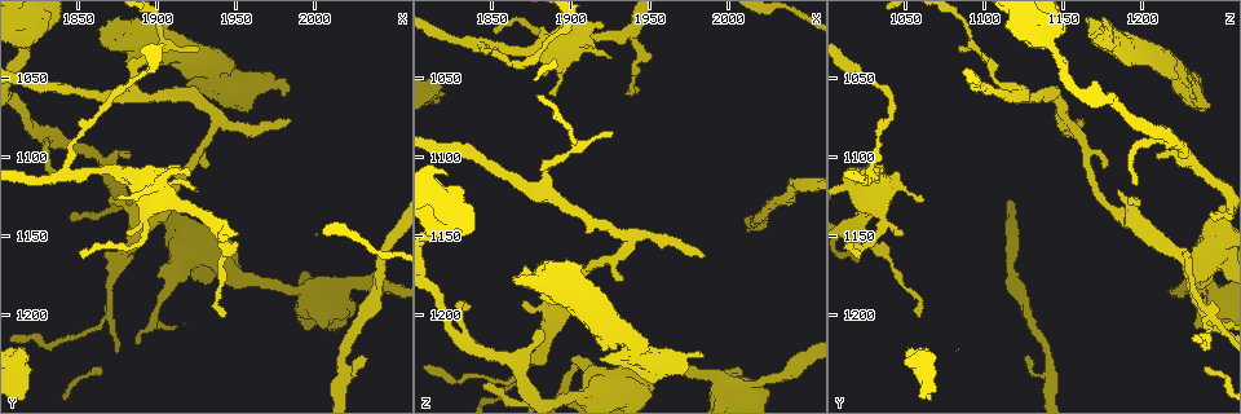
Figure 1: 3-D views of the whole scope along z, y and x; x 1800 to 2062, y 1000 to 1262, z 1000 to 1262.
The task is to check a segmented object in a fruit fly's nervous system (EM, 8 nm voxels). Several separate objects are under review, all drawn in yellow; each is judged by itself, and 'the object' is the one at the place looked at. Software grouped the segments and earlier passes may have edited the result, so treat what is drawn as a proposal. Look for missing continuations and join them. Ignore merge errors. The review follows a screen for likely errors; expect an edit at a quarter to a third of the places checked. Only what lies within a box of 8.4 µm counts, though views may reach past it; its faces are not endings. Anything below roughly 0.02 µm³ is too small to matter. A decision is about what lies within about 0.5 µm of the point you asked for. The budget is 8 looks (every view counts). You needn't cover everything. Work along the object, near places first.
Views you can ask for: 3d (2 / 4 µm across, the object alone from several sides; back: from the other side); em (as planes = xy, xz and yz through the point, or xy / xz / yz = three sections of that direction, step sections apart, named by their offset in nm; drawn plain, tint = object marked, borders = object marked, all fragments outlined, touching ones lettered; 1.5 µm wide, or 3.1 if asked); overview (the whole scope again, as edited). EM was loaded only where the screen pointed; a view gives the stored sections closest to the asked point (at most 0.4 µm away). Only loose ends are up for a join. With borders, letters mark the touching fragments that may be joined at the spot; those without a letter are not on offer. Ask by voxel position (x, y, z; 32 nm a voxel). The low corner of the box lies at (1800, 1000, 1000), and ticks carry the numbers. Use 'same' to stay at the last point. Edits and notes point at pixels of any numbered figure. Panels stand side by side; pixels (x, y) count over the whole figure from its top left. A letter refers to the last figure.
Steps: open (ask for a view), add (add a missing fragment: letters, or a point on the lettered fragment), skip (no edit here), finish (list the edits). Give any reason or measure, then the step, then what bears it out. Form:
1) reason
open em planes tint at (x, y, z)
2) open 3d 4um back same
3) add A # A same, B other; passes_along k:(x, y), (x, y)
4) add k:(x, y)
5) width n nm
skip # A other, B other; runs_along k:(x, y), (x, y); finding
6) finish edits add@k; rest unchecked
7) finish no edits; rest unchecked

branch stops here
open 3d 4um at (1982, 1078, 1164)

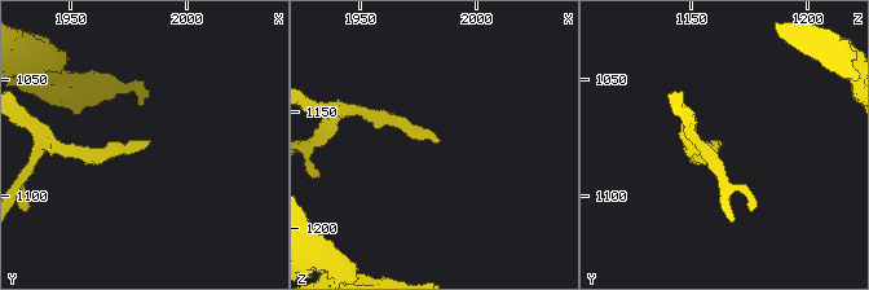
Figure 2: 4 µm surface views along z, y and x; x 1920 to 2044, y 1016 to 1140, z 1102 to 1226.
shape alone is not enough
open em planes tint at (1981, 1079, 1164)

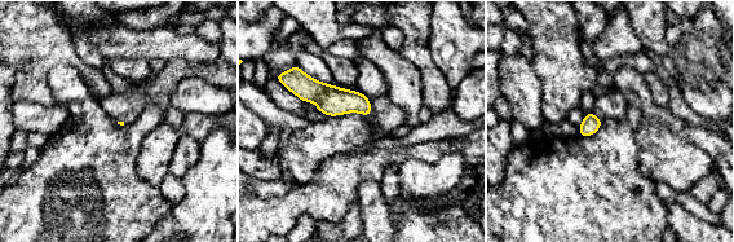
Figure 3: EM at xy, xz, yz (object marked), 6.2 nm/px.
see the neighbours
open em planes borders same

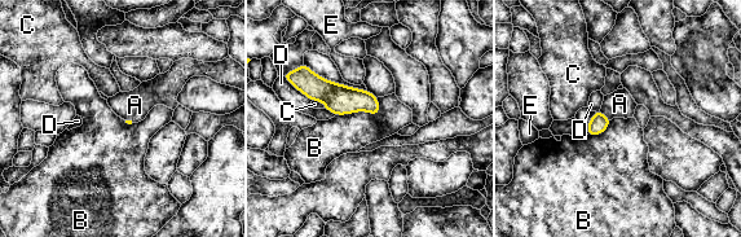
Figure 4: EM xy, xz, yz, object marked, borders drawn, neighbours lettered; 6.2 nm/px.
add A # A same, B other, C other, D other, E other; passes_along 4:(599, 122), (604, 115), (620, 104); it goes on there

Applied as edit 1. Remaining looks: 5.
tapers out
open em planes plain at (2030, 1226, 1128)

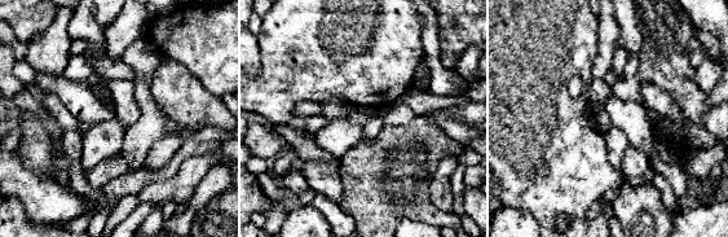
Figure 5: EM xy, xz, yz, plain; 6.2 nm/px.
open em planes borders same

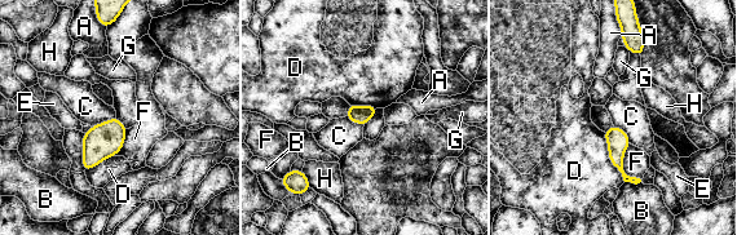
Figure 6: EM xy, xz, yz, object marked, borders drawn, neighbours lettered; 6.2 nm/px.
skip # A other, B other, C other, D other, E other, F other, G other, H other; runs_along 6:(614, 129), (619, 168), (640, 181); none of them fits

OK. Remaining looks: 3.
tapers out
open 3d 4um back at (1852, 1160, 1024)

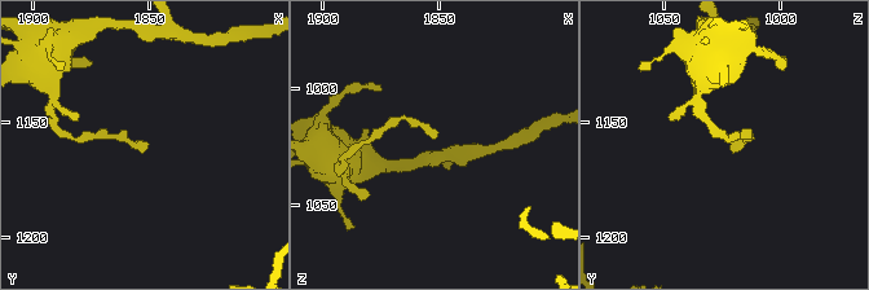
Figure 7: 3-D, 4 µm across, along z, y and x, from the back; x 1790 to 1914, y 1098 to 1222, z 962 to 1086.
need the tissue
open em planes borders at (1852, 1162, 1022)

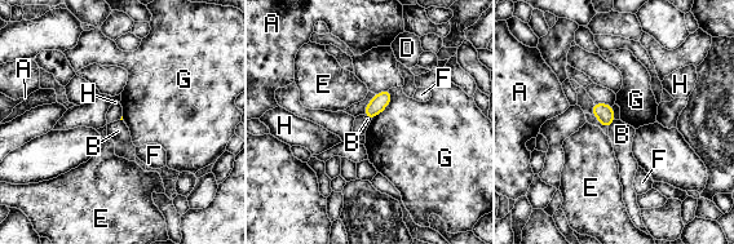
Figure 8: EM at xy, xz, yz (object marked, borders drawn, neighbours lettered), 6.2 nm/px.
skip # A other, B other, D other, E other, F other, G other, H other; border 8:(615, 119), (608, 127); no lettered fragment goes on from it

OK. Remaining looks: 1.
finish edits add@4; rest unchecked

